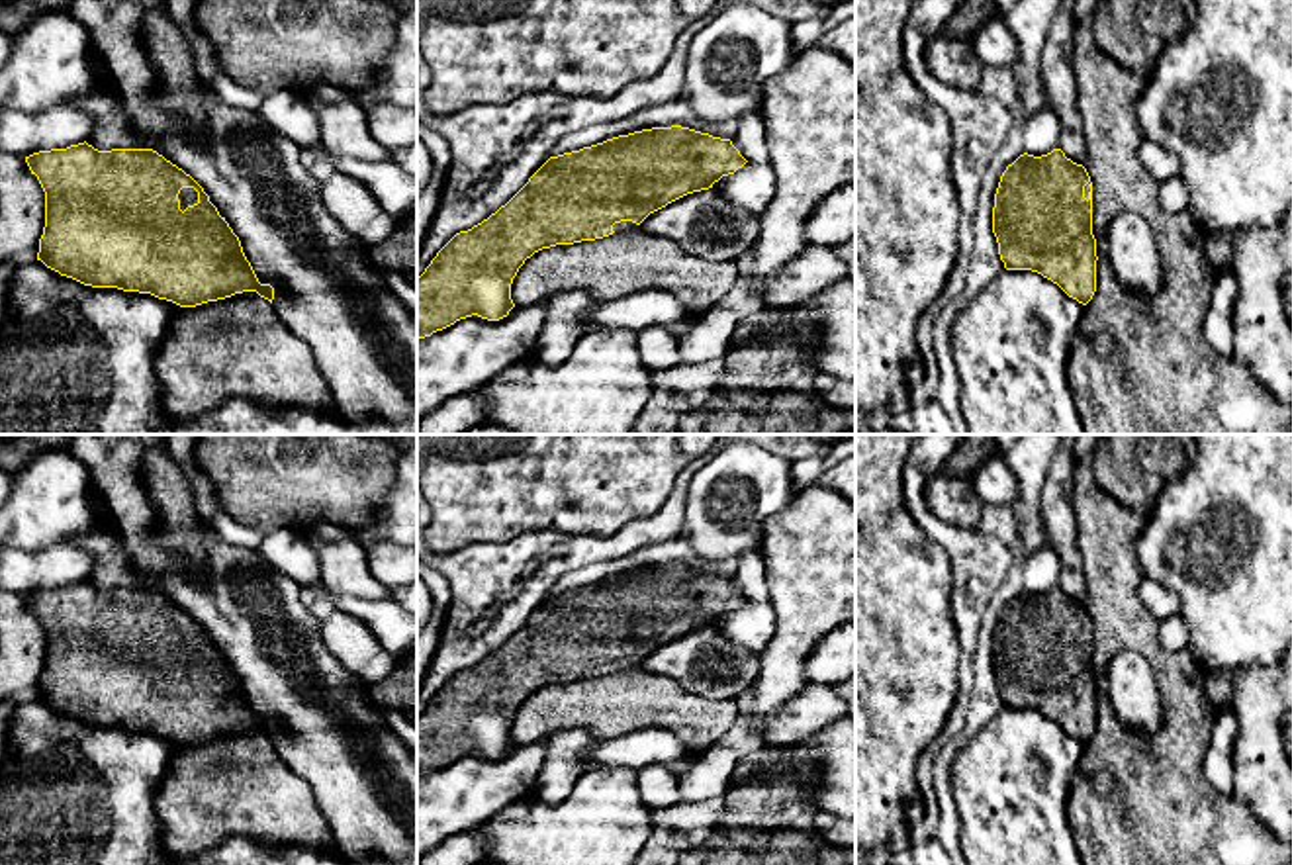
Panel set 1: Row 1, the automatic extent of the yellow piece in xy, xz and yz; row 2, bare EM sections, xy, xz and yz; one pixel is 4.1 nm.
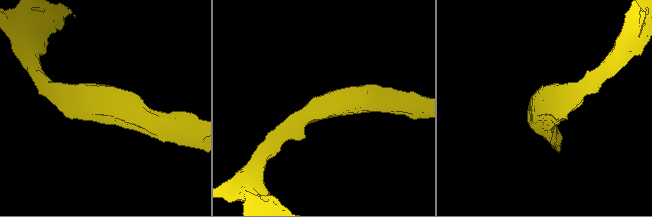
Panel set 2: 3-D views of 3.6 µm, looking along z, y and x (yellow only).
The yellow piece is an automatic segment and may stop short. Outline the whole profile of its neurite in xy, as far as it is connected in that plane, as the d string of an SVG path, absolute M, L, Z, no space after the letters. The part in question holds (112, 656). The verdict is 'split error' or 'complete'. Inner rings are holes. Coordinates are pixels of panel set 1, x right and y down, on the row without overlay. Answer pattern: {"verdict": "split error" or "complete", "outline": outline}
{"verdict": "split error", "outline": "M84 579L67 587L33 591L25 595L25 601L45 630L45 665L37 699L47 706L84 724L151 732L180 746L196 746L243 730L256 730L272 742L274 726L258 720L239 675L204 626L157 589L98 589Z"}

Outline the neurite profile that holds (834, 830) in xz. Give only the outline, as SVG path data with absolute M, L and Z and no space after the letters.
M816 812L812 830L830 845L855 847L855 818L846 820L832 812Z

